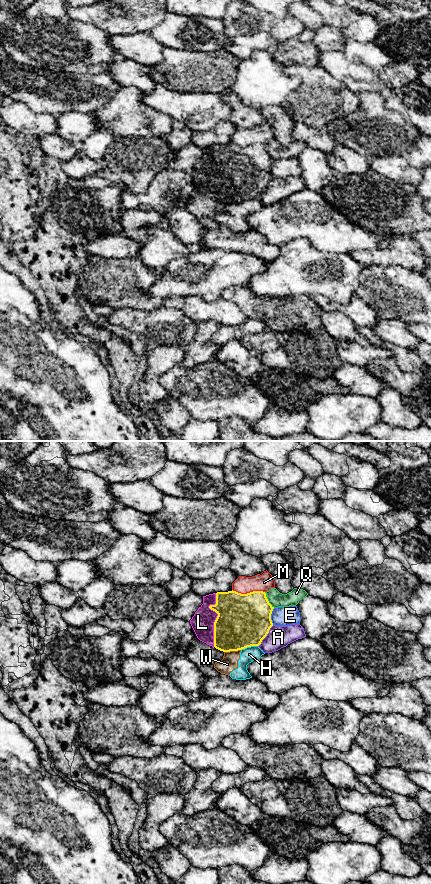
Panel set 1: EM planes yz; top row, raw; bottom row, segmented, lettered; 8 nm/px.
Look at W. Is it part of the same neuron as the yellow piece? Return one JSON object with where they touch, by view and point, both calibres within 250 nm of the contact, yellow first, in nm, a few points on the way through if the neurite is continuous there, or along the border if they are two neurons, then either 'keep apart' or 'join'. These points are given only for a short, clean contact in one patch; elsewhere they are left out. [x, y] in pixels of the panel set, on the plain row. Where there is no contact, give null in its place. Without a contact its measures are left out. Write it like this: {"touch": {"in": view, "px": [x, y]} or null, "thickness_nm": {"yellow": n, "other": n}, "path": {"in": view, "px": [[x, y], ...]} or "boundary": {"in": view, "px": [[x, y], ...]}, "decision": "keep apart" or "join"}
{"touch": {"in": "yz", "px": [232, 202]}, "thickness_nm": {"yellow": 420, "other": 130}, "boundary": {"in": "yz", "px": [[240, 201], [224, 204]]}, "decision": "keep apart"}

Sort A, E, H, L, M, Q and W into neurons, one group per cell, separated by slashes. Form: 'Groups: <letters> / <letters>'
Groups: A / E / H W / L / M / Q

